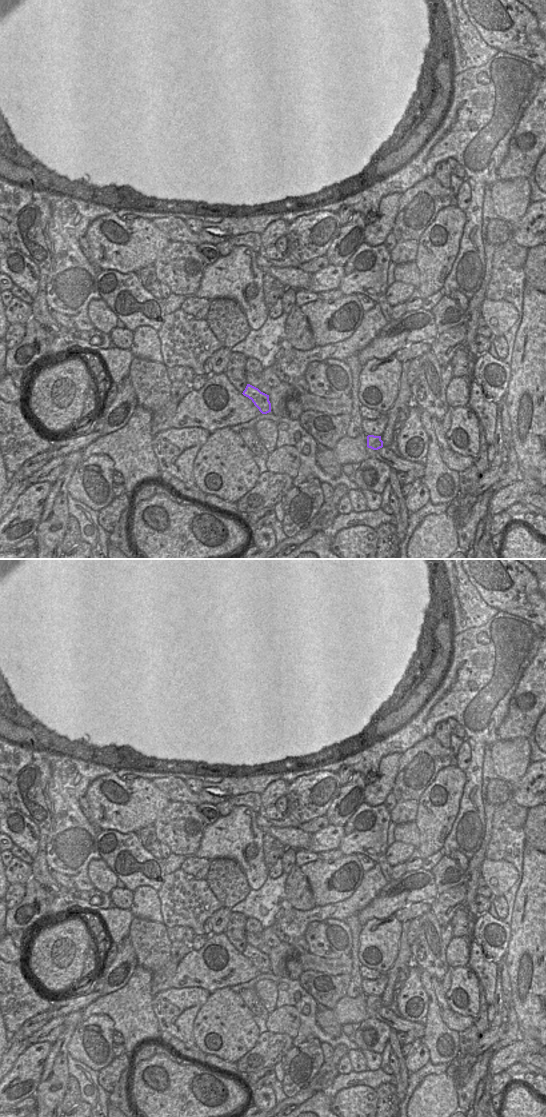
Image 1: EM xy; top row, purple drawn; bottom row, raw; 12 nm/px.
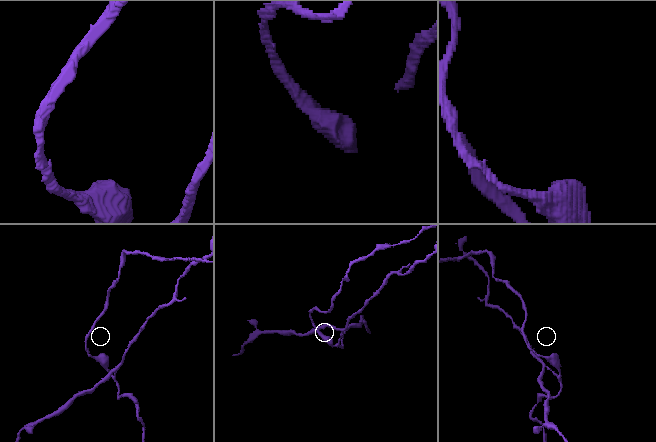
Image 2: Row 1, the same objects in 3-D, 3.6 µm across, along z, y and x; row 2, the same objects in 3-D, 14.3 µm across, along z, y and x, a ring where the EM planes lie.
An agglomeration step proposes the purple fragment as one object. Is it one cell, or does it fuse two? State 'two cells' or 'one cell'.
two cells

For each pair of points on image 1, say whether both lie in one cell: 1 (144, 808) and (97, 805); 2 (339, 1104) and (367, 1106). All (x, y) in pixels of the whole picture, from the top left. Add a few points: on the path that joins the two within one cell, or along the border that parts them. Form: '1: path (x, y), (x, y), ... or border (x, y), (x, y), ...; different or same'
1: path (132, 806), (109, 804); same
2: path (346, 1105), (360, 1106); same

